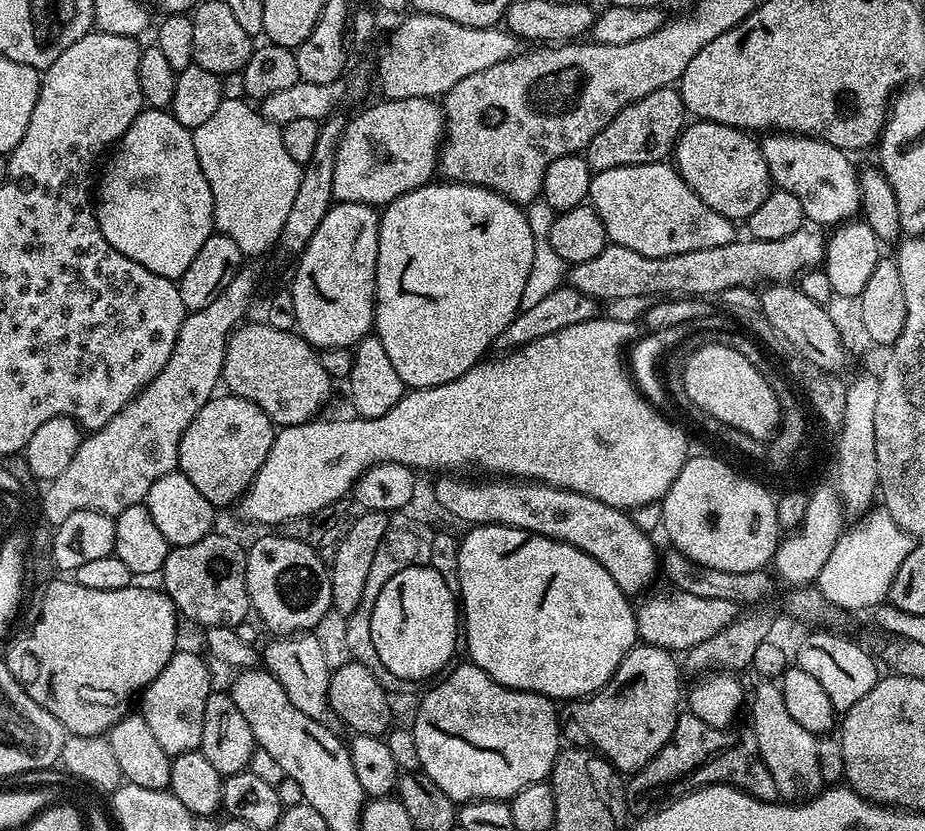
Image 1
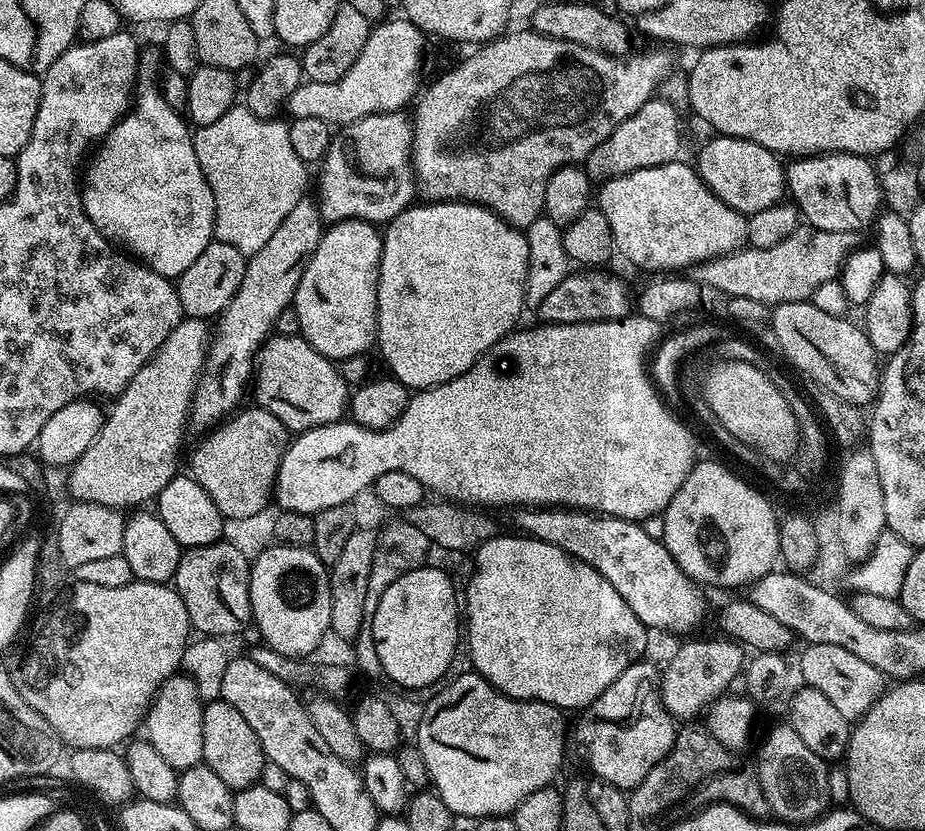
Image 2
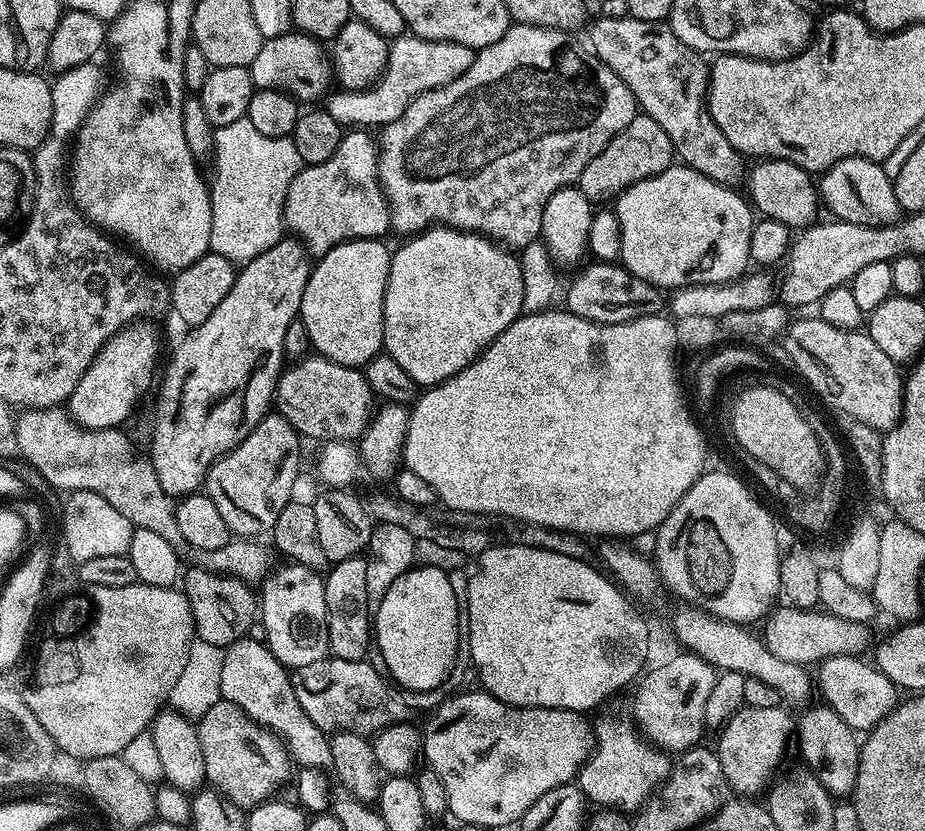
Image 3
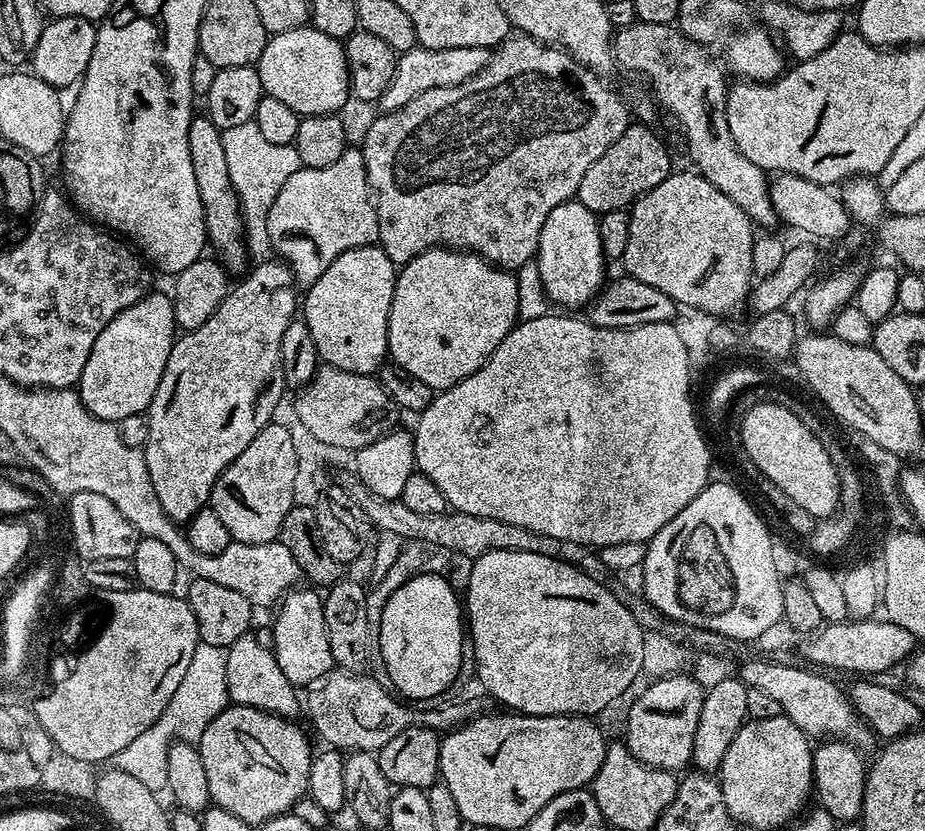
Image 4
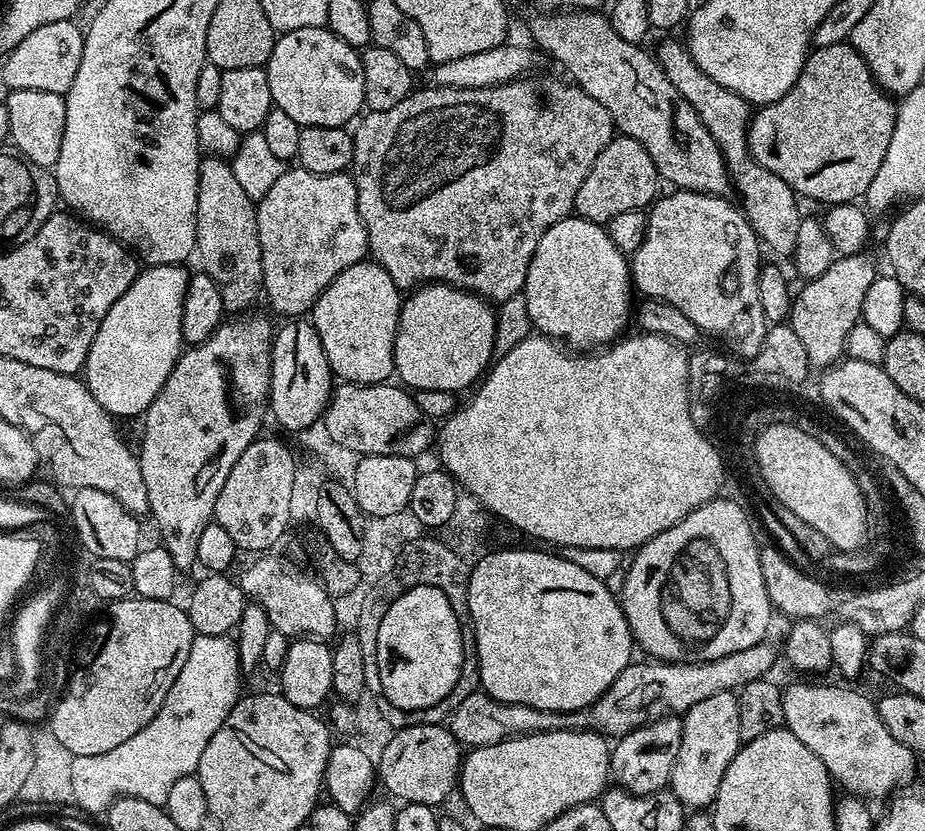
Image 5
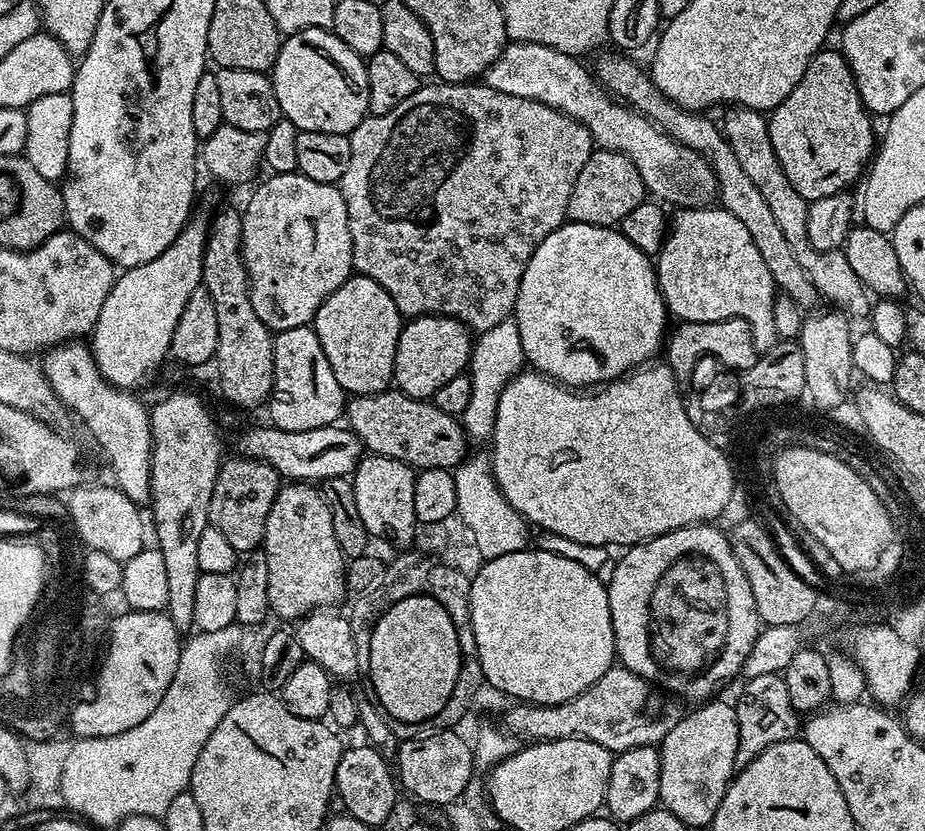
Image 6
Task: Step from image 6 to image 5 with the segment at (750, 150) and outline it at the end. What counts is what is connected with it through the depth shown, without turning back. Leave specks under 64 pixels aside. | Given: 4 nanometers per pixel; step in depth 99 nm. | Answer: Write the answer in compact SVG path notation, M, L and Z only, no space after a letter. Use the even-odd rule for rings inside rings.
M664 38L660 44L660 49L655 49L656 61L662 66L666 78L670 78L670 82L674 82L674 86L678 86L678 94L682 94L682 98L686 98L686 102L690 102L690 106L694 106L694 110L700 115L702 122L710 130L714 140L720 144L724 160L728 163L728 170L731 173L735 191L737 193L740 191L741 201L739 200L739 203L742 205L744 215L748 217L749 226L756 231L761 245L767 251L769 248L770 251L777 252L780 256L791 257L795 250L798 228L802 219L801 201L789 184L782 182L782 178L778 178L778 174L770 174L770 170L766 170L766 166L758 163L749 151L748 125L754 115L753 109L747 100L742 99L738 94L734 94L734 90L726 90L726 86L718 86L718 82L714 82L714 78L706 75L698 66L698 62L694 62L694 58L688 53L687 47L681 41L679 44L676 40L668 39L672 38Z

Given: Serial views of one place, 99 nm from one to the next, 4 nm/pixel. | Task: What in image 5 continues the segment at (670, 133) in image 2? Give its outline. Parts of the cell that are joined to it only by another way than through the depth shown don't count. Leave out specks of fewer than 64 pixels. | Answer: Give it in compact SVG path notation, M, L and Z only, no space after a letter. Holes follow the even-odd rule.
M613 135L612 141L598 154L594 166L590 166L590 174L586 174L586 182L578 186L575 215L595 224L607 225L610 218L630 210L639 213L639 208L647 209L657 199L661 191L662 181L654 158L632 136Z

